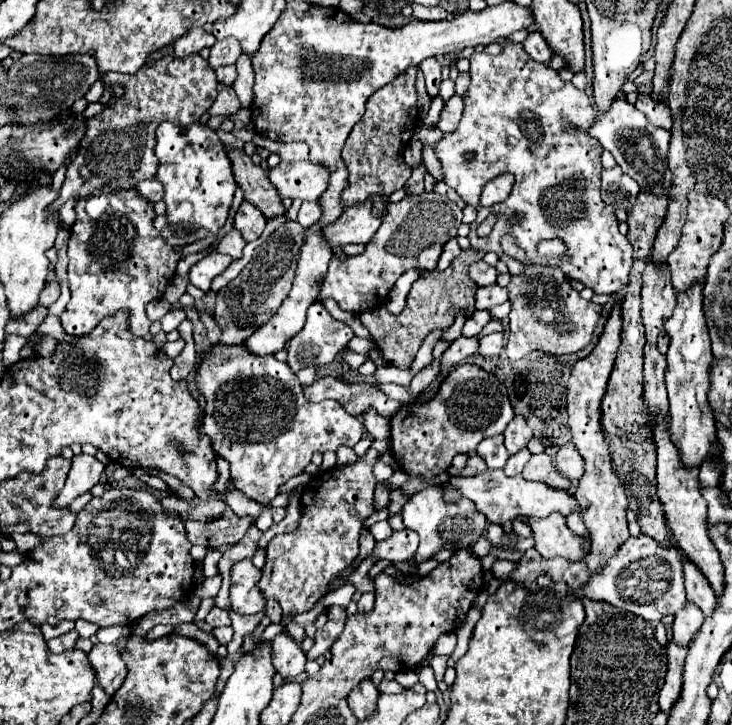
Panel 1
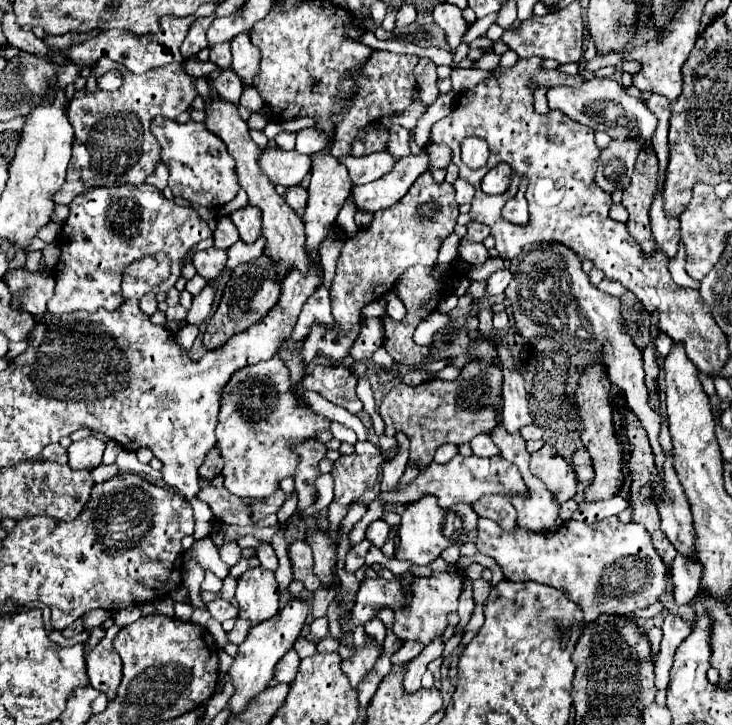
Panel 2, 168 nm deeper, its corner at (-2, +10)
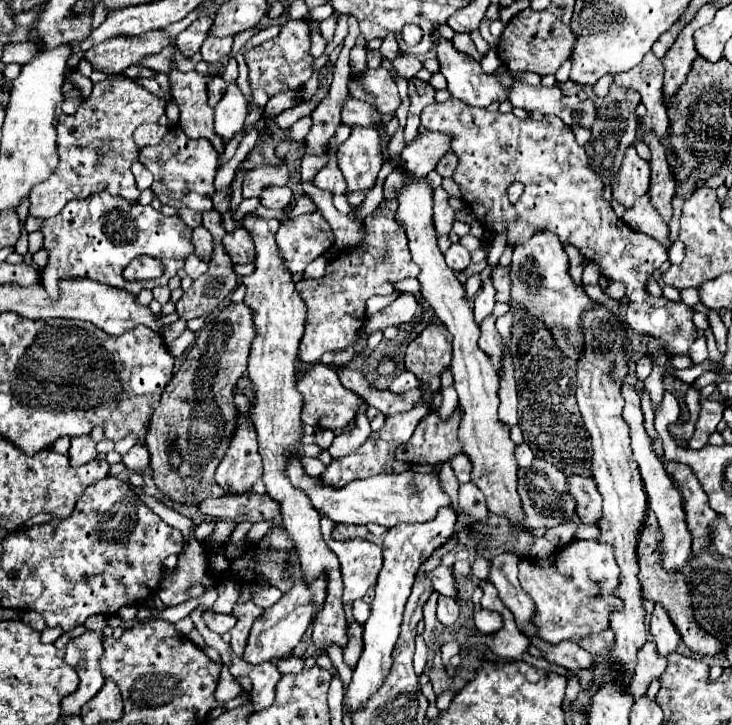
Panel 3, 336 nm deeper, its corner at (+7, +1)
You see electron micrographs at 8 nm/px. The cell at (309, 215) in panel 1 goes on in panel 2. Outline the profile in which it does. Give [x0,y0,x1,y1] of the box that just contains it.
[285,186,309,212]

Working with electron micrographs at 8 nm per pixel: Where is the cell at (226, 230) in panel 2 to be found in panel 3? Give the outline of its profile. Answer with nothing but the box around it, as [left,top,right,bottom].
[192,225,212,259]

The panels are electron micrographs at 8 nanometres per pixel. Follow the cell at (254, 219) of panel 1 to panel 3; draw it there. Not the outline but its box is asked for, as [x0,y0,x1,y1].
[224,227,254,265]

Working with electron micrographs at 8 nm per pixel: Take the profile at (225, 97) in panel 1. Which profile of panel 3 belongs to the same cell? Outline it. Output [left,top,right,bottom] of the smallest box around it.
[208,75,226,107]

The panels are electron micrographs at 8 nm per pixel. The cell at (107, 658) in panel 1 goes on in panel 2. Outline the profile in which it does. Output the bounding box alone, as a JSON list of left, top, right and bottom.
[85,626,121,698]

